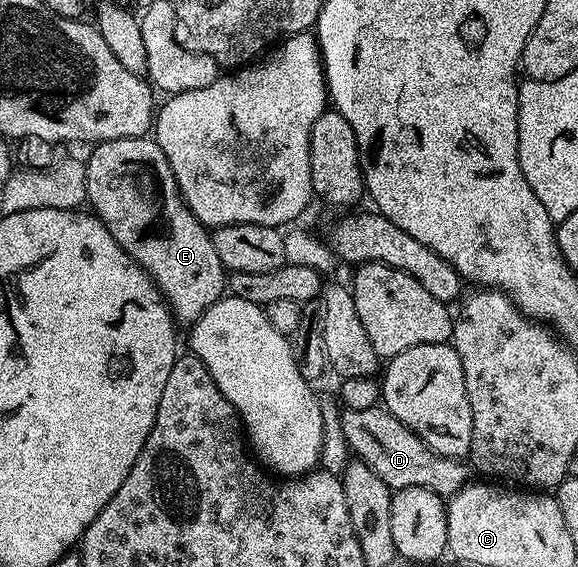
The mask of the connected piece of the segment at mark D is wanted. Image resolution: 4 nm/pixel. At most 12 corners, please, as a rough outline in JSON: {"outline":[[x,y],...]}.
{"outline":[[382,406],[342,412],[347,446],[392,492],[469,482]]}

